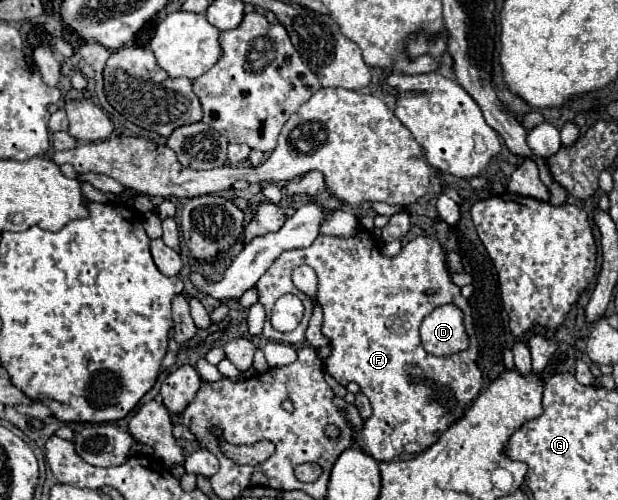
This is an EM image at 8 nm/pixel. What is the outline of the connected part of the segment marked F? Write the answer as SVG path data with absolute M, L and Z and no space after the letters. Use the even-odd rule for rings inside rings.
M358 228L352 238L318 236L318 240L300 250L284 250L256 284L258 302L266 314L272 312L276 298L296 294L304 304L304 318L292 332L278 332L270 320L264 324L268 340L300 344L314 310L314 300L292 284L292 270L308 264L316 270L316 302L324 314L324 336L330 340L332 354L324 370L342 386L356 382L372 404L372 416L360 430L352 428L352 440L376 462L388 462L404 454L418 454L432 446L440 434L464 416L468 402L476 398L482 386L478 368L478 338L472 320L472 308L452 282L454 272L462 272L458 252L446 252L434 238L418 236L402 246L400 254L388 258L380 252L374 238ZM442 304L462 304L470 346L454 356L438 358L424 350L418 326L426 314Z

